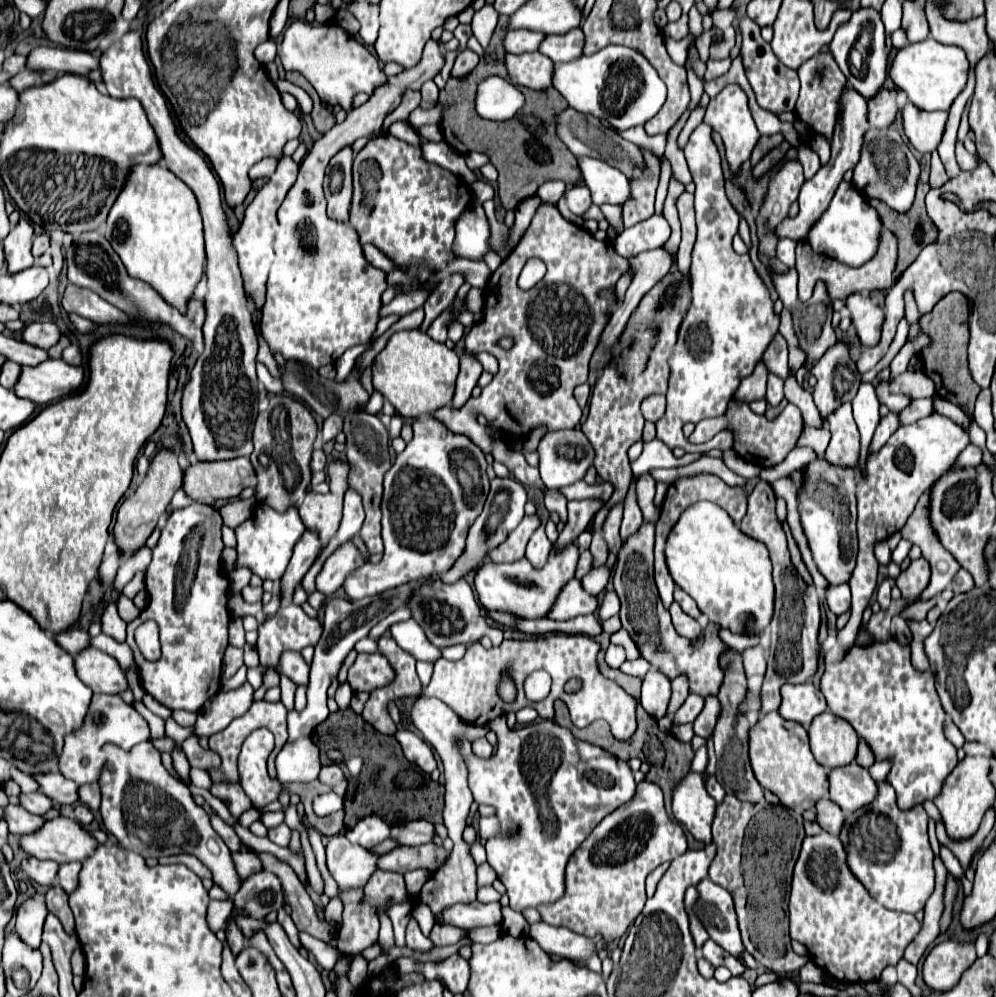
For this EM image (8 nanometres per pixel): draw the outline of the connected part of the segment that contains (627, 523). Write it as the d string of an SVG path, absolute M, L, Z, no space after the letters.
M632 482L628 494L626 494L626 500L624 500L624 520L622 520L622 528L620 528L620 536L622 540L626 542L632 534L638 532L638 528L642 526L642 512L636 504L636 498L634 498L634 490L636 490L636 482Z

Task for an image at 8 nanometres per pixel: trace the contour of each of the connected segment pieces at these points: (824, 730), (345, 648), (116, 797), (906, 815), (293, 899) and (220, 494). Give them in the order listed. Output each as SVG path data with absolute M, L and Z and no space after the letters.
M822 712L812 720L808 738L816 762L828 770L846 766L856 756L858 734L844 718L838 718L832 712Z
M430 578L426 580L416 580L416 582L410 582L406 586L398 586L394 590L386 590L382 594L376 594L376 596L370 596L370 598L362 598L358 602L350 602L350 600L344 600L344 598L326 598L324 602L324 620L322 620L322 626L324 626L324 632L316 644L316 652L314 652L314 660L312 660L312 670L310 670L310 684L308 684L308 704L302 712L296 712L296 710L290 710L287 713L288 722L288 742L294 742L302 736L308 736L312 734L312 730L324 722L328 718L328 706L326 706L326 690L330 686L330 680L332 676L338 674L340 670L340 664L342 660L346 658L346 654L354 648L354 644L368 636L370 628L376 626L382 618L386 618L390 612L394 612L396 608L404 606L412 594L412 588L414 586L420 586L420 584L426 584L430 582Z
M146 740L136 744L130 750L122 750L114 744L104 744L102 752L106 756L106 762L102 766L100 772L100 794L102 794L102 804L100 804L100 814L102 814L102 822L104 828L116 836L116 840L120 842L120 846L124 846L126 850L136 850L140 854L144 854L144 858L148 856L172 856L172 854L194 854L198 856L210 870L214 876L214 882L218 886L224 888L224 892L234 894L234 890L238 890L238 874L234 870L232 858L230 858L230 850L224 844L224 840L214 832L214 828L210 826L210 816L206 814L206 810L202 806L198 806L188 790L188 786L184 786L182 782L178 782L176 778L172 778L168 774L168 770L162 766L160 762L160 752Z
M876 782L878 792L872 804L846 814L840 840L846 848L846 864L868 894L888 910L916 914L924 910L934 890L934 852L928 840L928 814L922 806L900 810L890 782Z
M250 850L250 852L258 854L258 858L262 862L262 868L266 872L272 872L280 878L282 892L284 892L284 902L288 902L290 908L292 908L292 920L294 920L296 928L312 934L318 940L324 940L328 944L336 944L338 942L338 932L334 928L330 928L328 922L320 922L316 918L314 902L308 896L308 892L306 892L304 884L300 882L298 874L290 868L290 864L278 860L270 852L256 852L256 850Z
M250 458L196 462L186 468L182 488L194 500L230 500L244 488L256 490L256 472Z

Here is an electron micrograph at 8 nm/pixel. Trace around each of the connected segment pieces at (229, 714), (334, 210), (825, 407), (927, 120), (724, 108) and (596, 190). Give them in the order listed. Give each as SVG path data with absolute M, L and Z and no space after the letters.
M246 682L236 690L230 692L218 692L212 700L198 712L196 720L196 734L198 736L210 736L214 732L224 730L236 716L246 712L252 704L252 692L254 688Z
M340 150L326 168L323 183L324 195L328 206L328 218L336 222L348 222L350 198L352 198L352 150Z
M844 342L834 344L834 348L830 348L810 370L802 368L798 372L798 382L804 384L804 378L808 376L816 380L812 386L812 398L824 420L840 404L850 402L860 386L860 372L856 370L856 364L850 362L848 346Z
M906 102L902 108L904 134L910 140L910 144L922 154L938 148L946 118L946 112L924 112L918 110L912 102Z
M730 84L726 86L716 98L710 100L708 108L706 108L706 114L704 114L704 122L708 126L712 126L712 130L716 130L720 136L722 136L722 142L724 142L724 148L726 148L726 160L728 160L728 168L732 172L734 178L738 178L740 174L740 166L750 158L758 138L760 138L760 132L752 120L752 114L748 110L748 98L744 94L744 90L736 84Z
M580 156L578 168L580 168L584 184L590 190L592 202L596 206L626 202L630 184L628 184L628 178L618 168L610 166L604 160L590 158L590 156Z

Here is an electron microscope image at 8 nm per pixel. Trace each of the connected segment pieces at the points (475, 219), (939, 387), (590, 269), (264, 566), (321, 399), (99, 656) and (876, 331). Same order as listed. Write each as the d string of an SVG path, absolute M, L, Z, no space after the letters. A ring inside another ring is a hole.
M474 202L456 224L456 256L468 260L482 260L488 246L490 226L480 202Z
M950 292L946 294L932 312L924 314L920 318L920 326L922 330L930 336L930 344L926 348L922 348L920 356L924 362L924 374L934 382L936 386L936 394L956 406L960 406L966 414L972 414L974 410L974 402L976 396L980 392L980 386L976 386L974 382L970 384L958 384L968 376L968 368L966 368L966 346L968 346L968 316L970 316L970 306L968 306L968 298L960 292Z
M542 204L534 218L530 228L526 230L520 244L510 252L510 256L500 264L500 268L490 276L490 282L484 290L484 318L480 324L474 324L470 332L464 336L466 340L466 352L490 352L496 356L500 368L494 374L494 380L482 390L478 398L470 398L462 410L450 410L450 406L444 406L428 416L442 422L450 432L468 436L476 446L480 446L484 452L490 452L490 438L488 430L484 426L472 426L480 414L488 418L492 428L504 430L512 436L524 436L528 430L546 424L548 430L560 430L560 428L574 428L580 422L582 410L572 394L574 386L584 384L588 380L588 366L590 358L600 342L600 334L606 326L606 314L602 314L602 306L598 306L598 290L604 286L614 286L624 270L630 270L630 264L626 258L618 256L612 242L596 240L590 232L584 228L568 222L554 204ZM530 258L540 258L548 266L546 276L530 290L520 290L516 280ZM510 336L514 340L514 346L510 350L500 348L500 338Z
M258 502L254 508L254 514L234 530L236 532L236 554L238 554L236 566L244 566L252 574L260 576L262 580L272 580L278 584L290 562L294 544L304 534L304 528L306 526L302 524L302 518L298 516L298 510L294 506L288 508L286 512L278 512L264 502Z
M286 360L286 366L278 364L278 368L280 368L280 382L282 382L284 390L290 392L292 396L304 400L318 416L326 418L334 412L342 414L342 418L344 418L342 432L346 434L346 456L352 466L350 488L360 492L364 498L366 520L360 530L360 536L372 554L382 554L384 546L382 546L382 536L380 536L380 528L382 528L380 526L380 518L382 518L380 500L382 500L382 478L390 470L388 428L380 422L378 416L372 416L364 410L366 400L368 400L368 392L358 382L358 378L354 378L352 374L348 374L348 378L344 382L336 382L336 380L322 378L318 374L318 370L308 368L308 364L294 362L294 360Z
M84 648L80 654L76 654L74 668L78 678L96 694L118 694L128 688L124 670L118 666L118 662L96 648Z
M858 292L850 294L844 300L844 304L850 310L852 326L856 328L862 346L874 346L874 342L878 342L882 332L884 310L878 304L874 304L868 296L862 296Z

